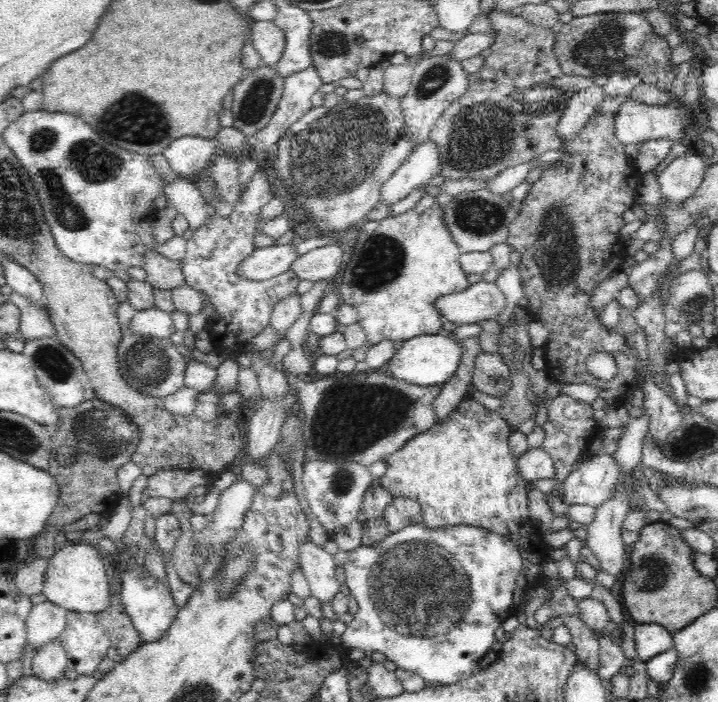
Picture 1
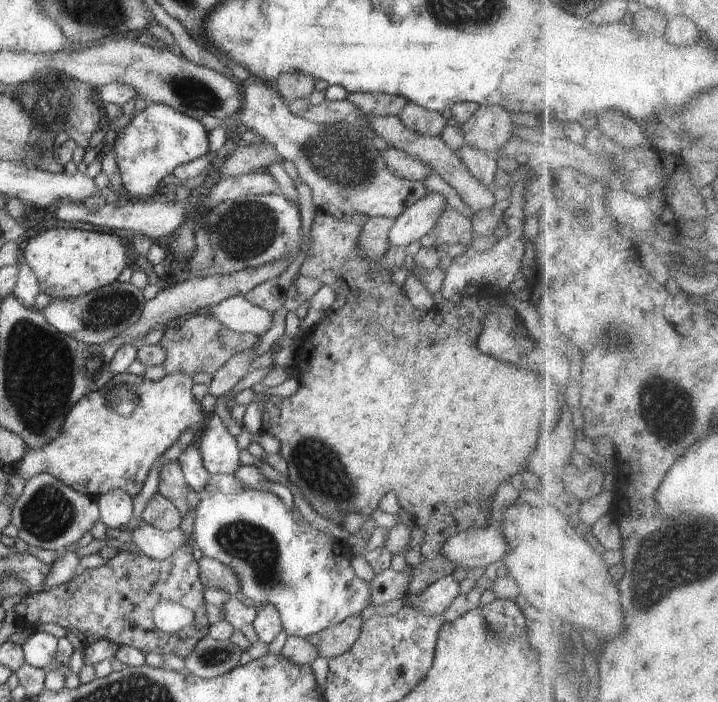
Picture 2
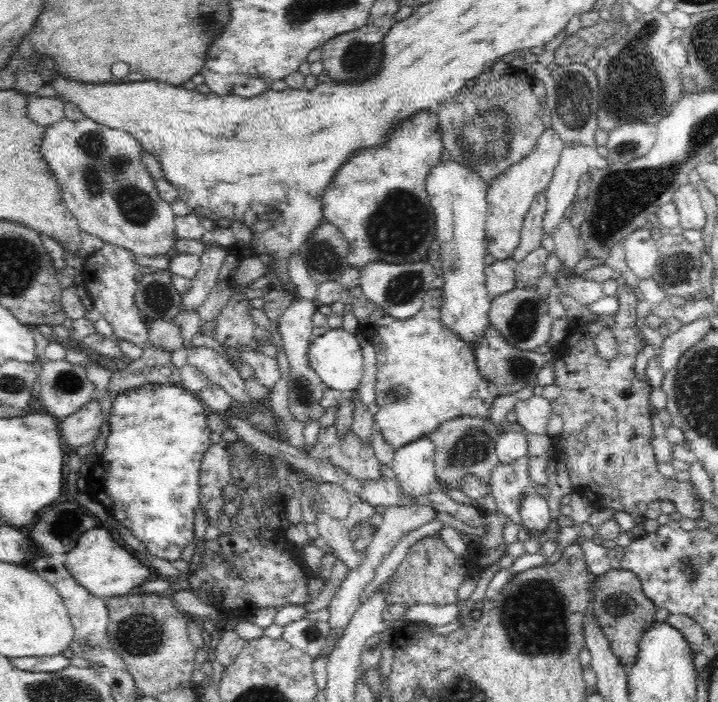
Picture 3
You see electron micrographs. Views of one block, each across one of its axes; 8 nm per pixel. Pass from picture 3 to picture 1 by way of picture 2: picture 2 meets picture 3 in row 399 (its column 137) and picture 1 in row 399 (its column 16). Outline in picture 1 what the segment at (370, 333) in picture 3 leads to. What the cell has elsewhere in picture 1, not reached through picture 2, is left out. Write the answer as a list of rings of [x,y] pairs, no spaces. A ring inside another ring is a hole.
[[[474,398],[464,399],[443,421],[413,436],[399,451],[388,456],[385,460],[387,471],[377,483],[394,497],[416,499],[421,506],[422,522],[428,528],[467,524],[508,537],[519,548],[523,558],[523,567],[517,579],[516,598],[512,608],[513,615],[516,615],[526,591],[541,589],[540,581],[543,580],[541,566],[544,560],[551,560],[551,558],[544,534],[535,532],[536,528],[530,518],[528,481],[520,476],[515,467],[515,457],[511,454],[509,445],[509,436],[512,433],[513,429],[496,412],[484,407]]]

